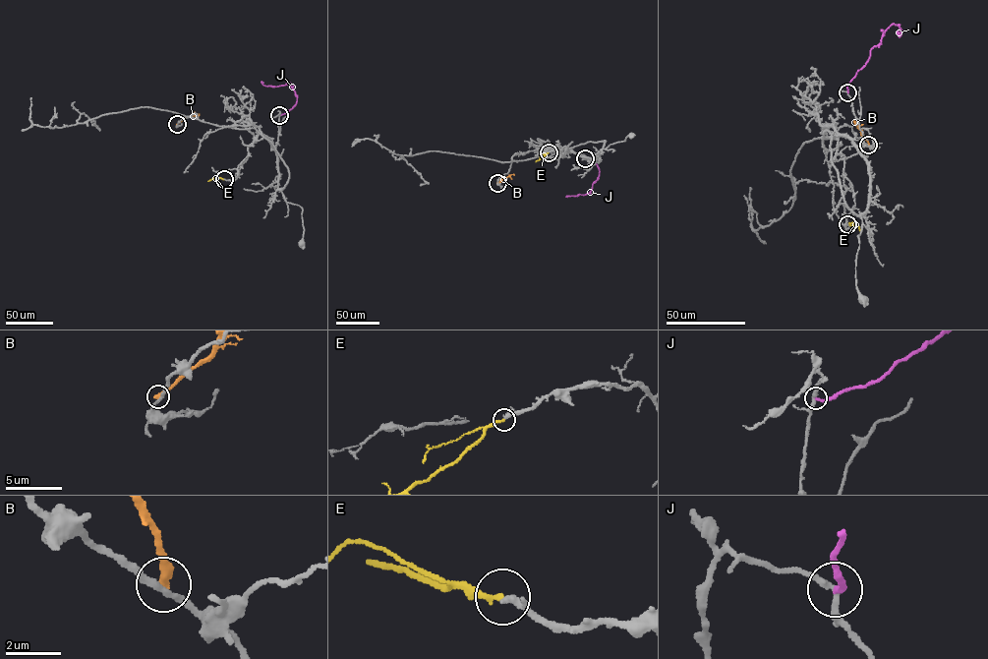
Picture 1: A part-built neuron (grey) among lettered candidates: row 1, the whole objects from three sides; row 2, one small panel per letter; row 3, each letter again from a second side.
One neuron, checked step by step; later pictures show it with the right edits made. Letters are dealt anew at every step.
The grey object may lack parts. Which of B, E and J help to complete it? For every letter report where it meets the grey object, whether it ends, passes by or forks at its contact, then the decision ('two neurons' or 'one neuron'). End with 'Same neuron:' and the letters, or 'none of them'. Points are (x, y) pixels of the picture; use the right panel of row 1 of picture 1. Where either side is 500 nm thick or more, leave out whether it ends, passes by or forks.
B: meets grey at (868, 145); it ends there; two neurons
E: meets grey at (847, 224); it ends there; one neuron
J: meets grey at (847, 92); it ends there; two neurons
Same neuron: E

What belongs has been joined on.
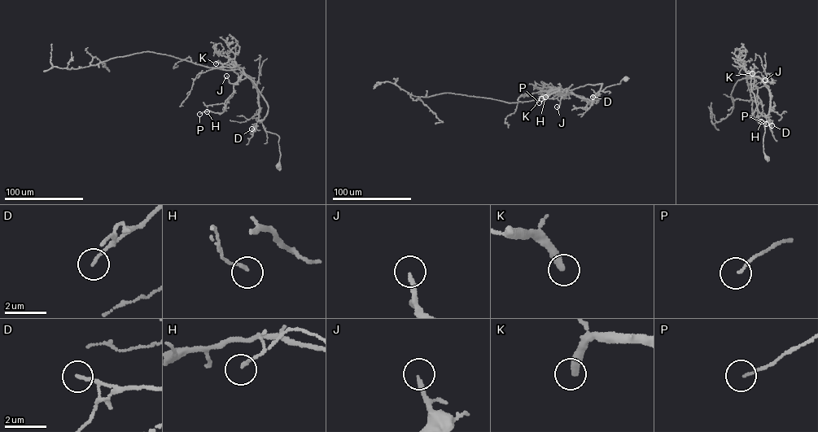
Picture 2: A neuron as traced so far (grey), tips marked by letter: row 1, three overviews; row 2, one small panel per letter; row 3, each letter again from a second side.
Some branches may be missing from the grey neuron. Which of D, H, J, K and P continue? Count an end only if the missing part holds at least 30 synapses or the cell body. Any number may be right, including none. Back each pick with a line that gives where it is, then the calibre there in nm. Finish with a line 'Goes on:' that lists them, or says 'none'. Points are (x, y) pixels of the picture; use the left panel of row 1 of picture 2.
D: at (251, 128); 150 nm thick
J: at (226, 76); 190 nm thick
K: at (216, 63); 340 nm thick
Goes on: D, J, K

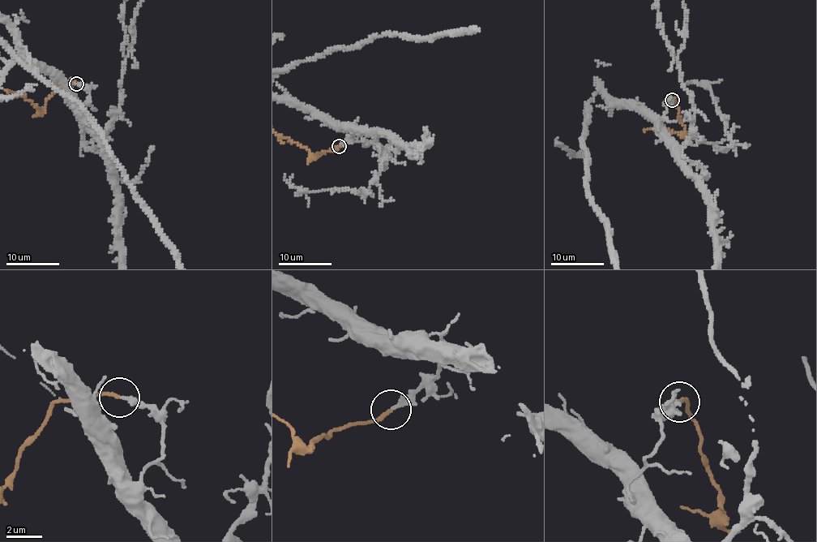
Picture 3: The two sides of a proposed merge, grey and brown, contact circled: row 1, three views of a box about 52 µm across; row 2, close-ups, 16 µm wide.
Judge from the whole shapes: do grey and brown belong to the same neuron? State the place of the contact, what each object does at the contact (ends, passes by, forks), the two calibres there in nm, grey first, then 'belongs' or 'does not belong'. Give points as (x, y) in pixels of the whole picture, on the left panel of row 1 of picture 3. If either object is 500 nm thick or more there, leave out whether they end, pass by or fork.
at (76, 83); grey ends there; brown ends there; 260 nm thick on the grey side, 200 nm on the other; belongs

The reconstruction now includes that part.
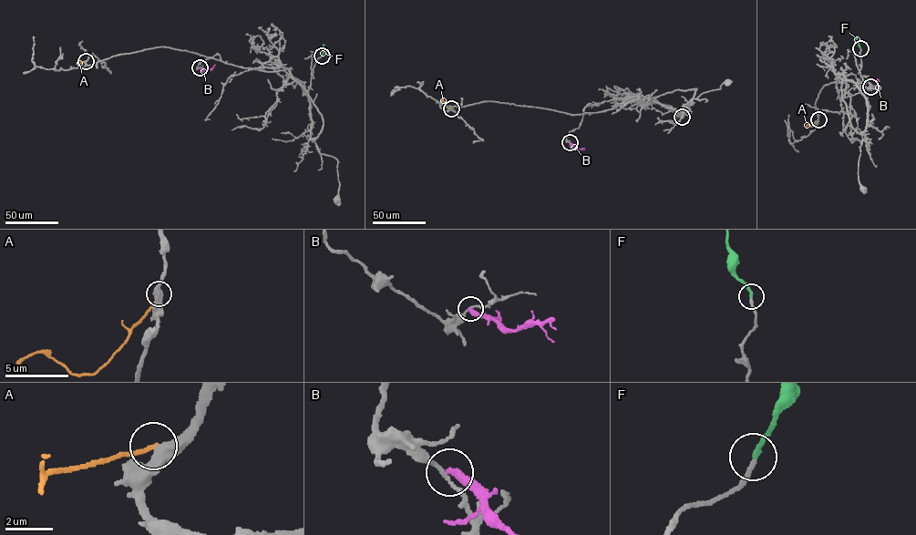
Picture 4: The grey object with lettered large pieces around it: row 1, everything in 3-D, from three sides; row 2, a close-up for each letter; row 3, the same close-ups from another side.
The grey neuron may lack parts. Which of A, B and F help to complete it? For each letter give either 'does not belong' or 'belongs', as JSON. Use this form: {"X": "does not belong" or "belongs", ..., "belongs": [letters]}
{"A": "does not belong", "B": "does not belong", "F": "belongs", "belongs": ["F"]}

